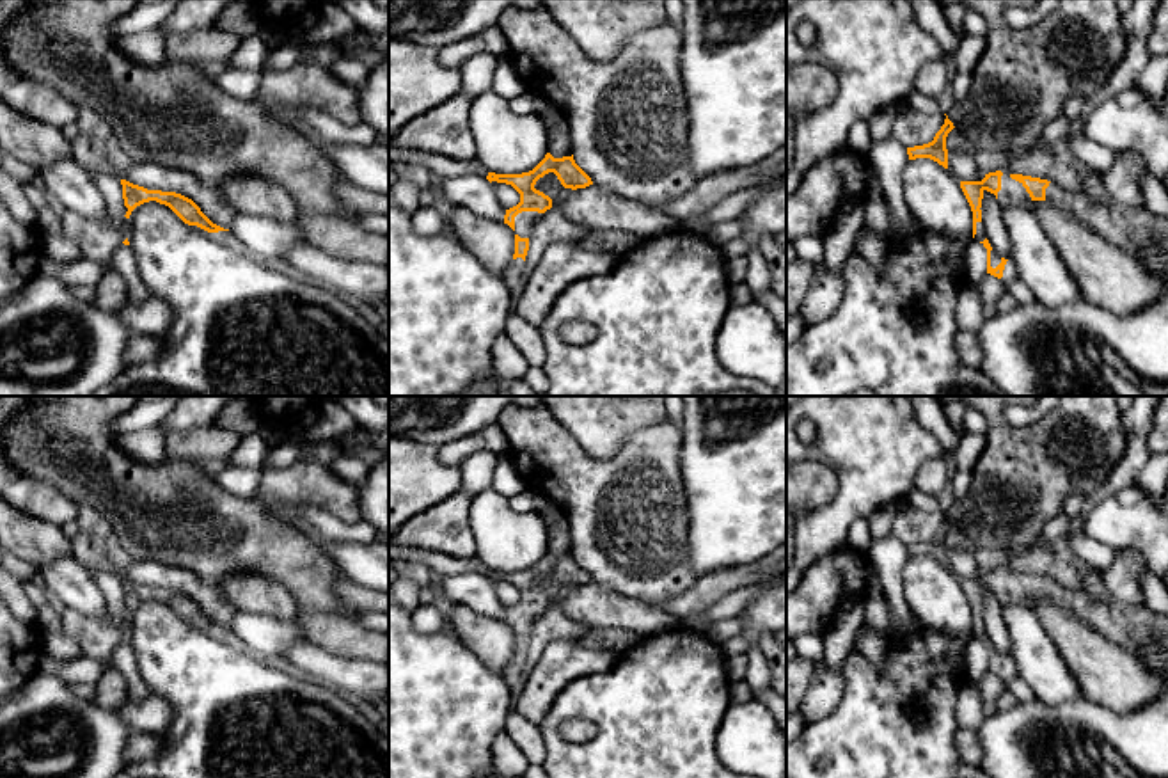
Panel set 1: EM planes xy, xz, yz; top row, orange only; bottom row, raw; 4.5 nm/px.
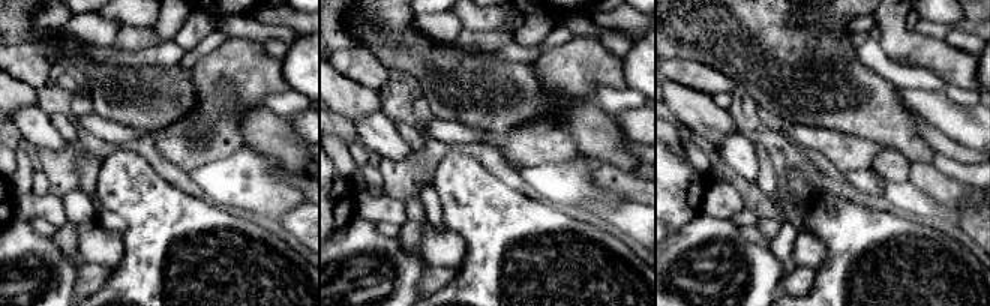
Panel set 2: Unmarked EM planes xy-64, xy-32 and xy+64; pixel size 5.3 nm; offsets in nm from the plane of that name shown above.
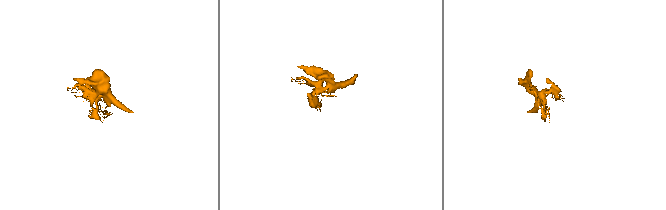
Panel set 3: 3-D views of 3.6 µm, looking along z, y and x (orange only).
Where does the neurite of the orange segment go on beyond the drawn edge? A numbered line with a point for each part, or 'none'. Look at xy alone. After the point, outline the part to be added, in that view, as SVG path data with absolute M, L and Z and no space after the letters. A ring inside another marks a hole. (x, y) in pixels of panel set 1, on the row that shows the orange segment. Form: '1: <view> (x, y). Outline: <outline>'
1: xy (226, 238). Outline: M197 226L192 227L213 240L215 243L233 250L234 254L250 256L247 245L231 231L208 233Z

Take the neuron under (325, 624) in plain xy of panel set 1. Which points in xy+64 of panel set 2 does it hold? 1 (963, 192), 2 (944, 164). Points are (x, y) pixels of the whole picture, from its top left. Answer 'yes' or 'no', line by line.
1: yes
2: no

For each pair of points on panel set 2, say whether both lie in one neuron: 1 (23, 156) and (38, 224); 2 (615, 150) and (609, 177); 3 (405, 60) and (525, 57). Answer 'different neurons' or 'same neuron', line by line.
1: different neurons
2: different neurons
3: different neurons

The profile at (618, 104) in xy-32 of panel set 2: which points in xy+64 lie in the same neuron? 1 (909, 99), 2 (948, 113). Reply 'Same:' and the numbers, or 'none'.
Same: none

